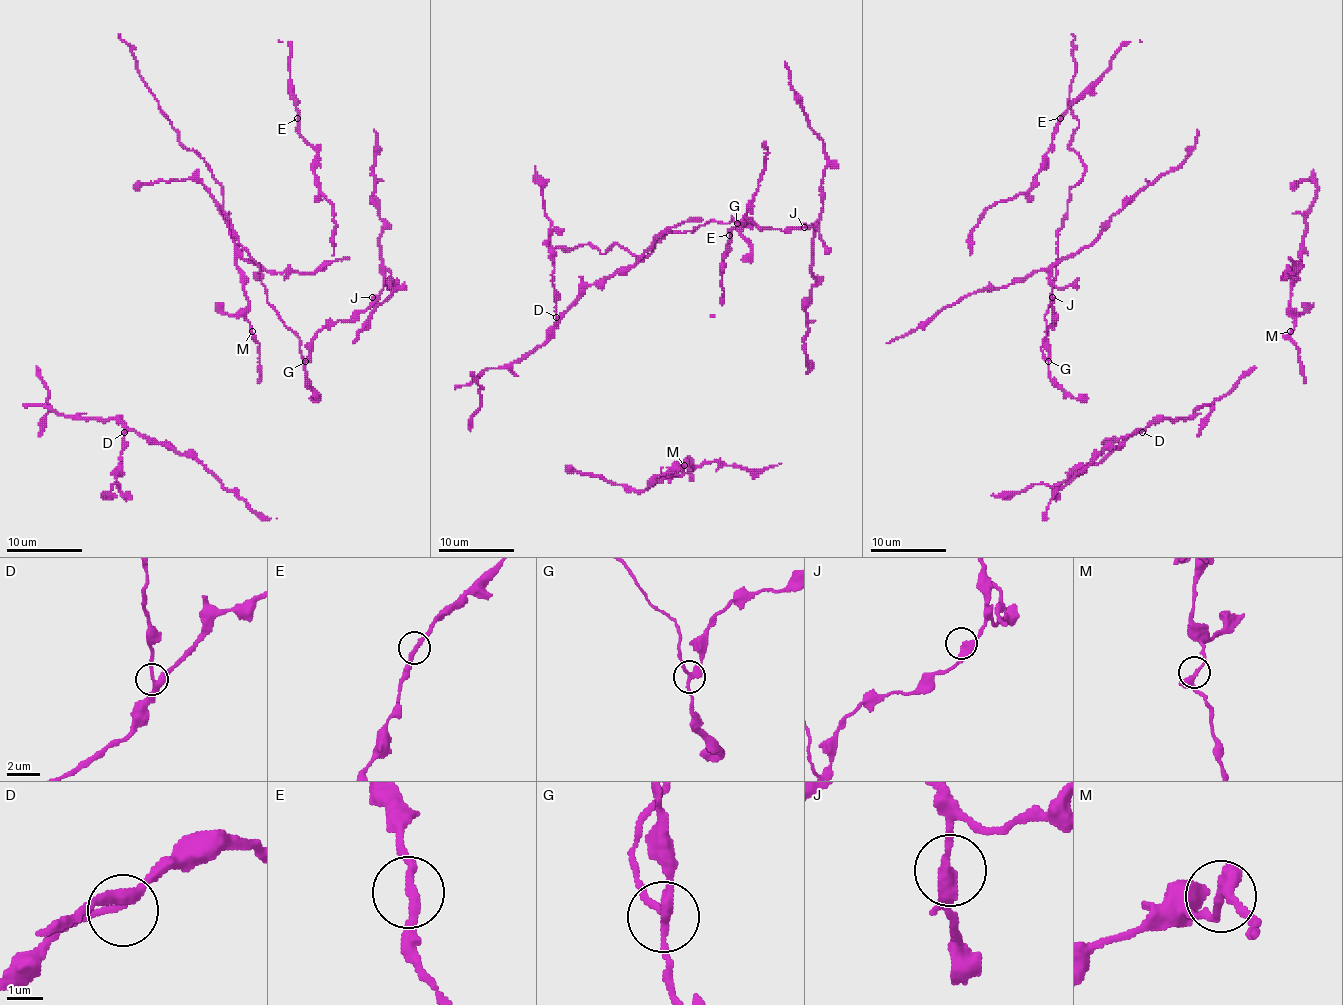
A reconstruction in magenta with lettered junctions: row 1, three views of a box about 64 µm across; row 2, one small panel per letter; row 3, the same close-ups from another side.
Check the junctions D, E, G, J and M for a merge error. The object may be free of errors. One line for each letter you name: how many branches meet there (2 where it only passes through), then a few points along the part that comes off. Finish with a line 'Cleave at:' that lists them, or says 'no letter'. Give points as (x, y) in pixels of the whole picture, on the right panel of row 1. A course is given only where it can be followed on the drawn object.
G: 3 branches meet; foreign part runs (1048, 362), (1041, 347), (1058, 230), (1084, 169), (1069, 146), (1079, 122), (1067, 105), (1071, 34)
Cleave at: G

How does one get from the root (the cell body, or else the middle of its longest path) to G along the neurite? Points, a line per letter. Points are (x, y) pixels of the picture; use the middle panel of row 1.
G: (809, 227), (787, 227), (783, 231), (758, 229), (750, 221), (737, 223)

